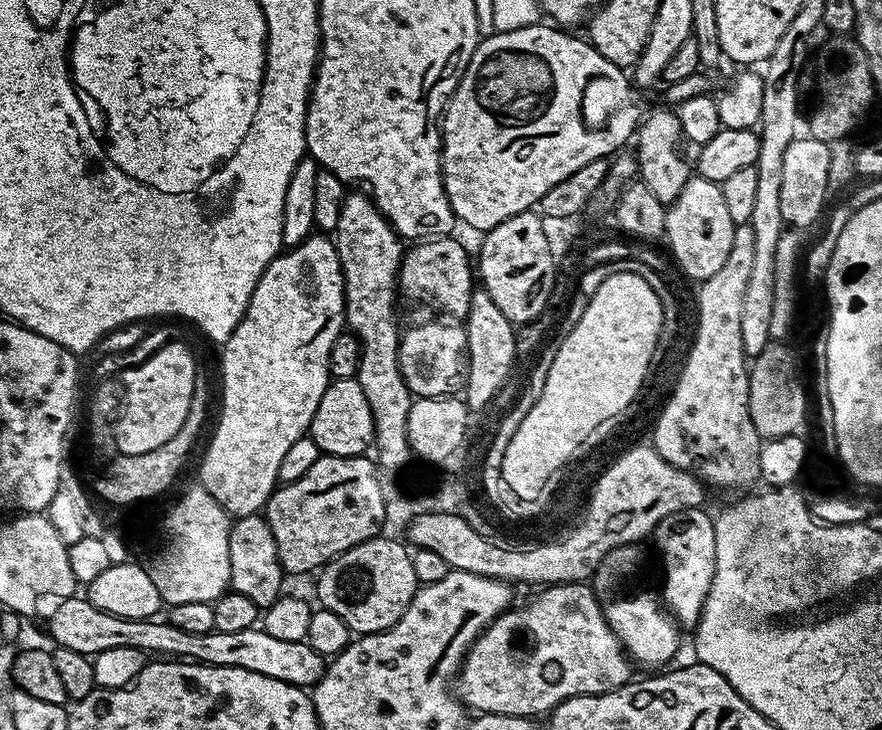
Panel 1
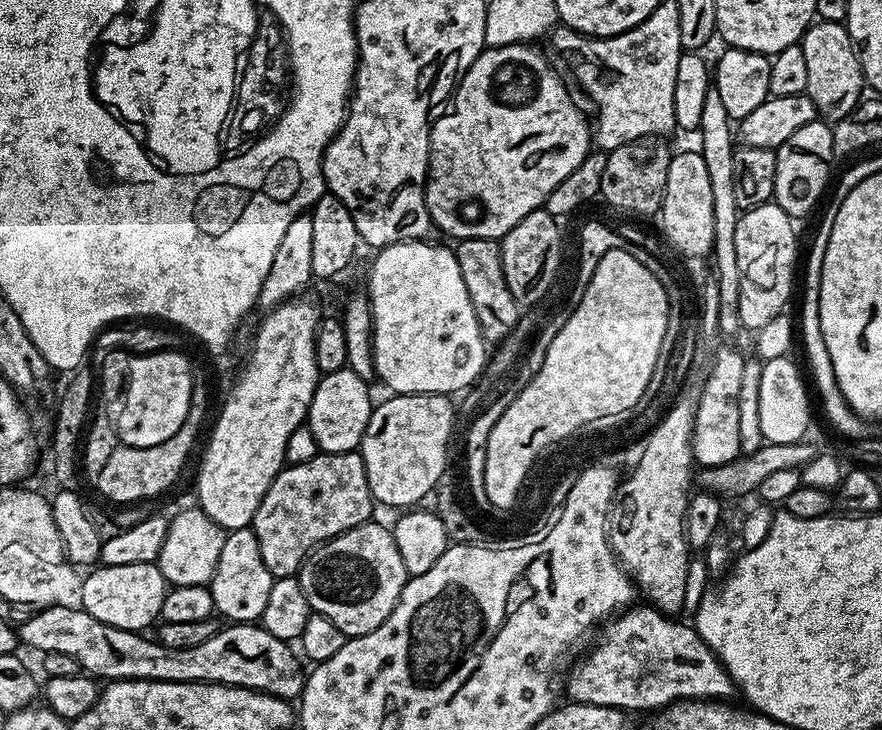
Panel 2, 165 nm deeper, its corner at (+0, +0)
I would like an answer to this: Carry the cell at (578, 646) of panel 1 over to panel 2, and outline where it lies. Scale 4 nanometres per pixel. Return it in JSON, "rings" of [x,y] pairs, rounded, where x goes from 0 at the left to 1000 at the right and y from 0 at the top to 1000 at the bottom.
{"rings":[[[713,830],[697,847],[690,848],[684,856],[685,867],[680,878],[643,916],[645,960],[655,964],[672,964],[688,970],[702,970],[717,975],[730,975],[734,970],[747,973],[756,970],[768,959],[811,959],[821,962],[825,952],[832,948],[830,925],[822,916],[820,907],[800,885],[800,879],[789,867],[783,853],[770,855],[766,847],[759,847],[745,833]]]}

